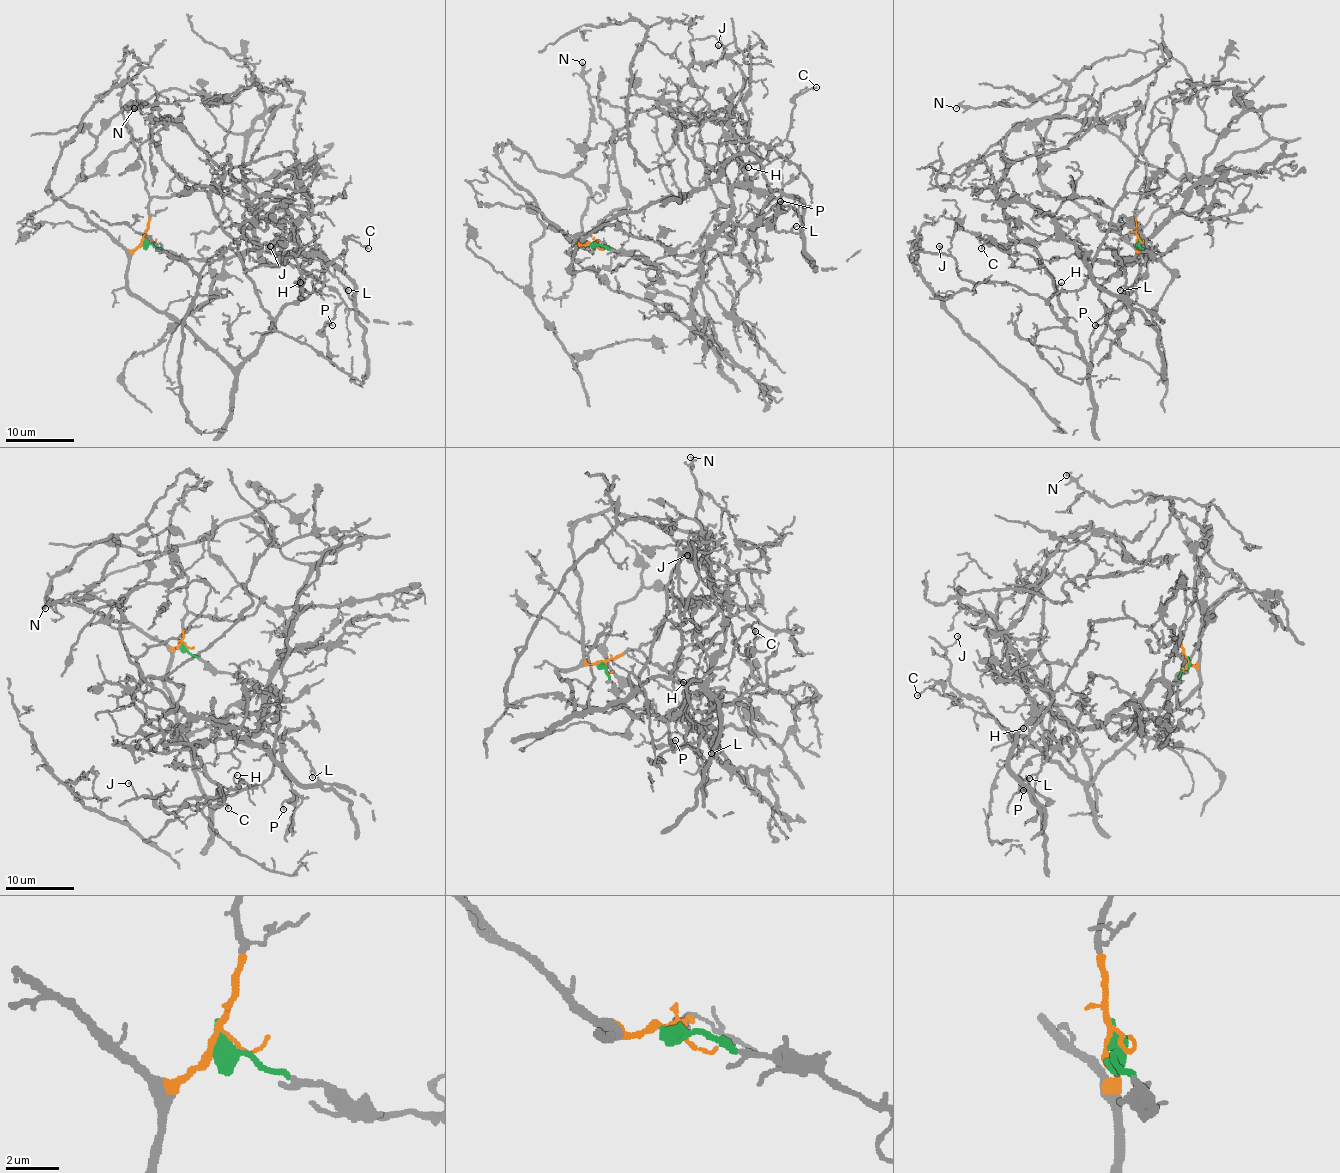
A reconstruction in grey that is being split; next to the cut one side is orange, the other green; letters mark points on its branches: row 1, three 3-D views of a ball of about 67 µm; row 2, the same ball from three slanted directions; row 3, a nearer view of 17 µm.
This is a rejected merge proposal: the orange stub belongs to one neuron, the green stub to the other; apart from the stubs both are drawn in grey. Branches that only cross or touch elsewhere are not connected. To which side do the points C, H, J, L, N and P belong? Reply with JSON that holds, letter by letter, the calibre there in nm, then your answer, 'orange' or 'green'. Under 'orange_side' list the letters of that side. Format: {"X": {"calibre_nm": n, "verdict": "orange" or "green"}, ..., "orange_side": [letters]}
{"C": {"calibre_nm": 100, "verdict": "orange"}, "H": {"calibre_nm": 120, "verdict": "orange"}, "J": {"calibre_nm": 120, "verdict": "orange"}, "L": {"calibre_nm": 120, "verdict": "green"}, "N": {"calibre_nm": 130, "verdict": "orange"}, "P": {"calibre_nm": 130, "verdict": "green"}, "orange_side": ["C", "H", "J", "N"]}

